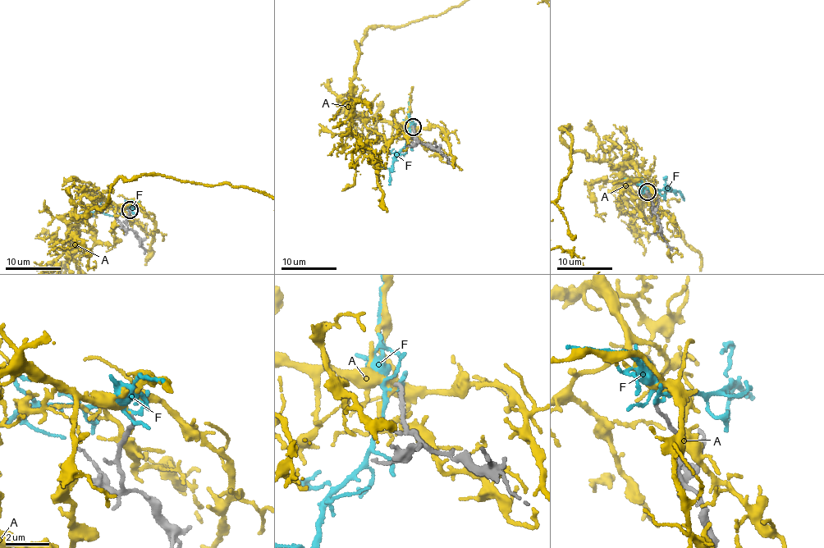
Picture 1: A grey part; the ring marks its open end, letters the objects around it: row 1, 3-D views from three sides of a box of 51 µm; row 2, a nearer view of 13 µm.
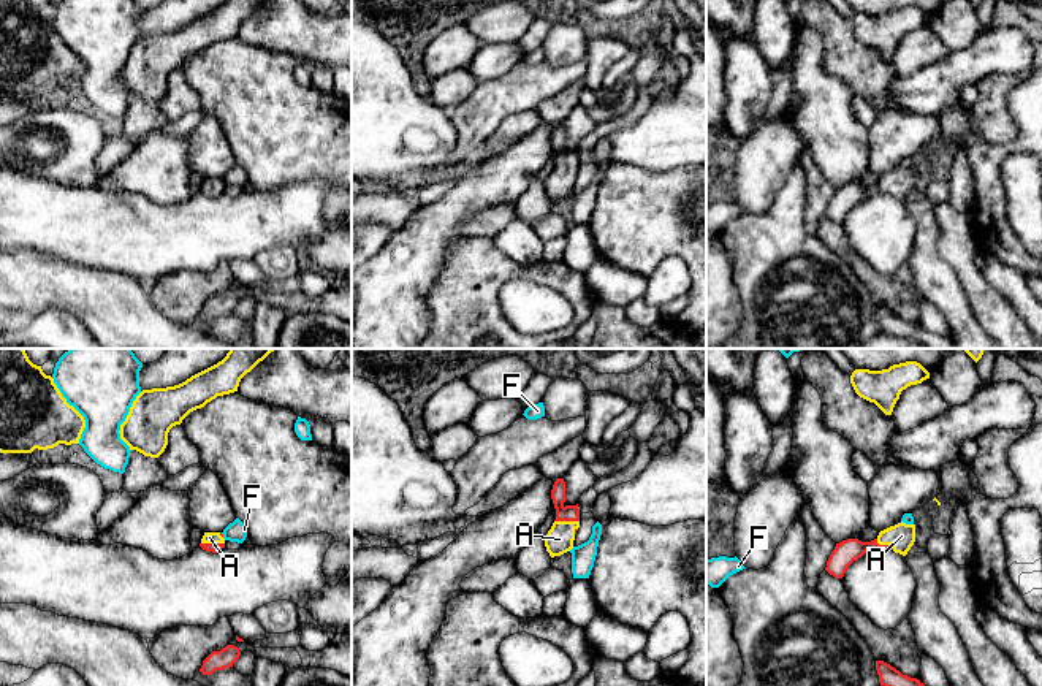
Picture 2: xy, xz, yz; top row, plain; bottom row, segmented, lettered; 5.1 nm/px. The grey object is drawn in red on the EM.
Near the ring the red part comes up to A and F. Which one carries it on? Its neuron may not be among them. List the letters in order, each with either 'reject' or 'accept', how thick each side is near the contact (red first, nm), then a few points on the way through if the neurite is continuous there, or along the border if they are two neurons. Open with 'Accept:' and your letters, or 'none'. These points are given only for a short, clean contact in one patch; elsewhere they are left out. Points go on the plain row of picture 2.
Accept: A
A: accept | 80/140 nm | across xz (558, 138), (559, 154), (567, 165), (559, 184)
F: reject | 20/110 nm | along xy (220, 178), (224, 181)

